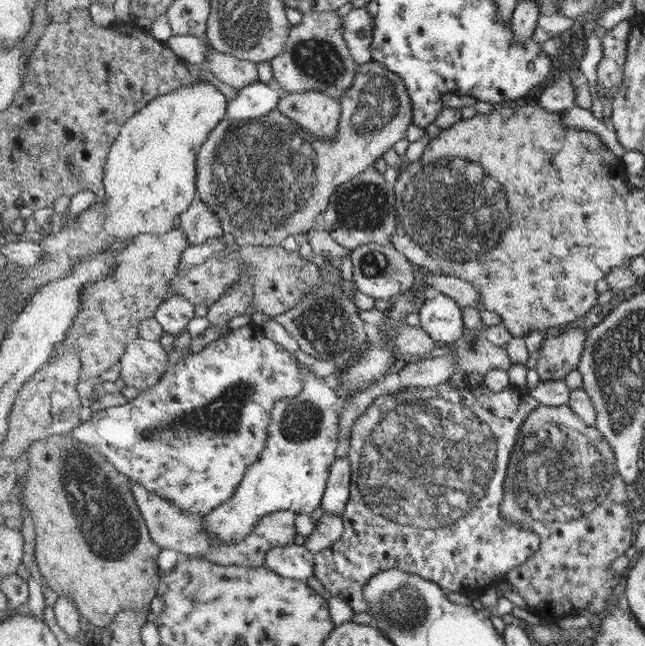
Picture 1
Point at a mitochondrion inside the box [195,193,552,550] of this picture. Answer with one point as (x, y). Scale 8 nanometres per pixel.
(422, 431)

